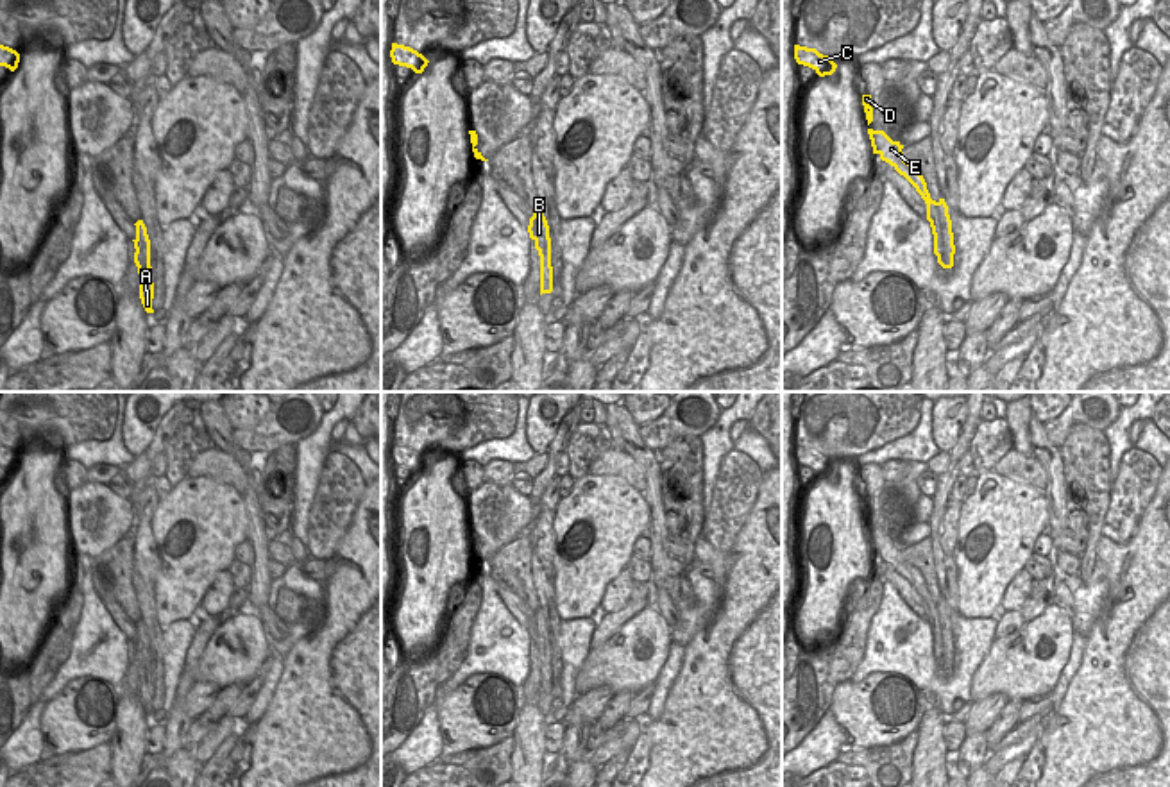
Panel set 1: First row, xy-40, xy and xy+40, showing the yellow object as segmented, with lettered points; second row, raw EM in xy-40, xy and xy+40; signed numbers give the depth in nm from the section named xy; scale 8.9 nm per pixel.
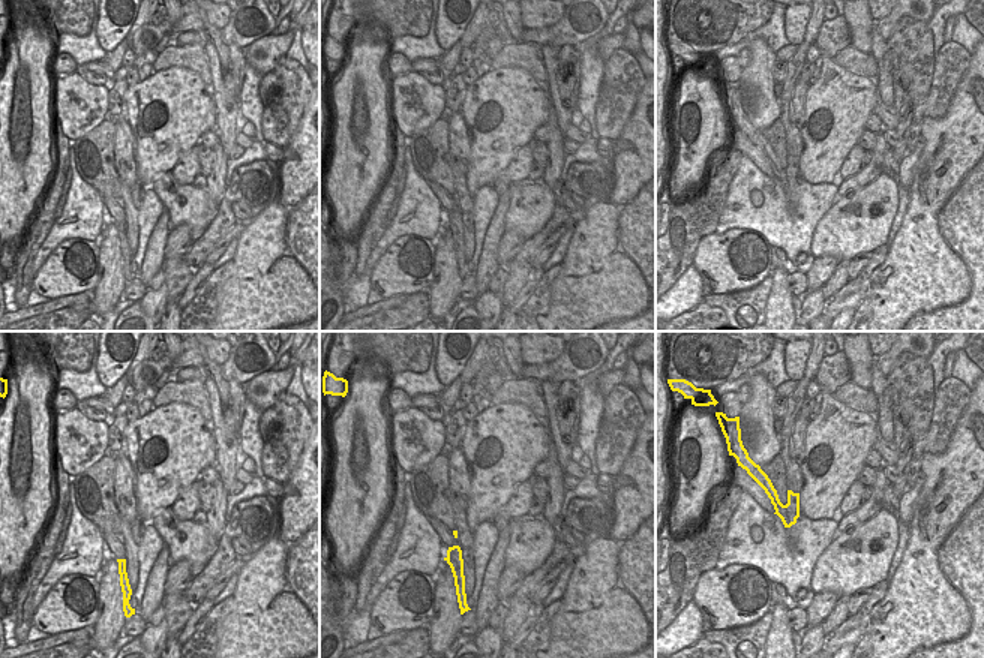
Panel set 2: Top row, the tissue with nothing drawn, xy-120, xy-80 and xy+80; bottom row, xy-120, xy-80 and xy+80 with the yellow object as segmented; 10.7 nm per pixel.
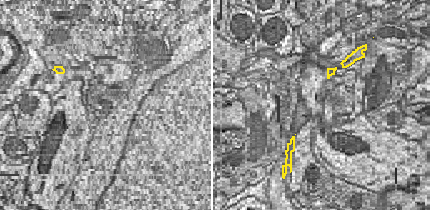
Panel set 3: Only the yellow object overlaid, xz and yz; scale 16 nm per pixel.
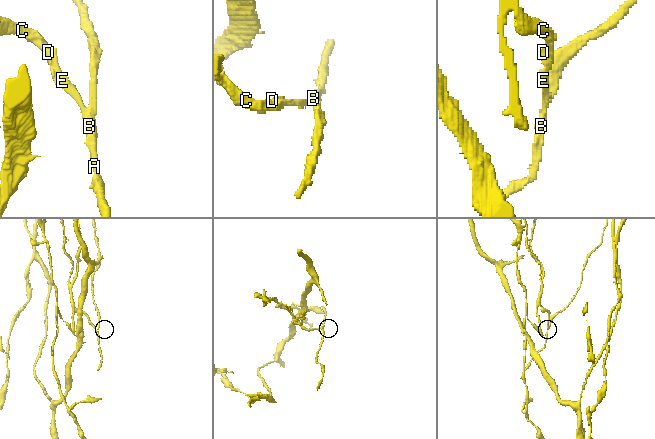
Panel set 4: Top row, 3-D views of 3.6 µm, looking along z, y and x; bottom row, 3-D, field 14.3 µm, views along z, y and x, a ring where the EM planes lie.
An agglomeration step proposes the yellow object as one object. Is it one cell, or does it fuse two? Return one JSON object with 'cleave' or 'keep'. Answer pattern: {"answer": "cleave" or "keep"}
{"answer": "cleave"}

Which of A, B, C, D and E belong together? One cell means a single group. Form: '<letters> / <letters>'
A B / C D E

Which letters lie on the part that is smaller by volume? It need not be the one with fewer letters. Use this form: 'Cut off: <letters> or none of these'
Cut off: A, B.

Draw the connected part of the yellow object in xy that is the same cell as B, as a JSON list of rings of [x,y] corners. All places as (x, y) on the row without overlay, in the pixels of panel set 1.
[[[538,605],[537,622],[528,626],[530,639],[538,646],[540,653],[540,696],[553,692],[551,667],[551,639],[549,626]]]

